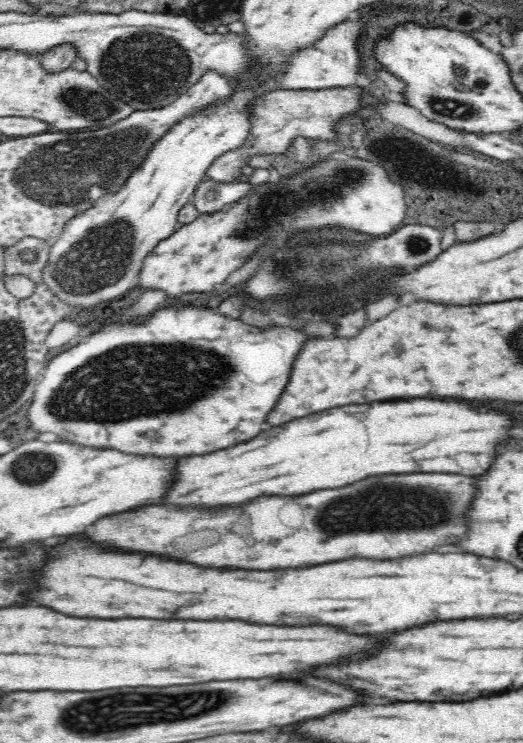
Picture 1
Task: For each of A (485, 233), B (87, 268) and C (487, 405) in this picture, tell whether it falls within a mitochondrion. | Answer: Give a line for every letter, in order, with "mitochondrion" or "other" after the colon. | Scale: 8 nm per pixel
A: other
B: mitochondrion
C: other

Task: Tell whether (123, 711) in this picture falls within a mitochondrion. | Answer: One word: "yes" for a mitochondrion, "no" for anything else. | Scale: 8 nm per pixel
yes

